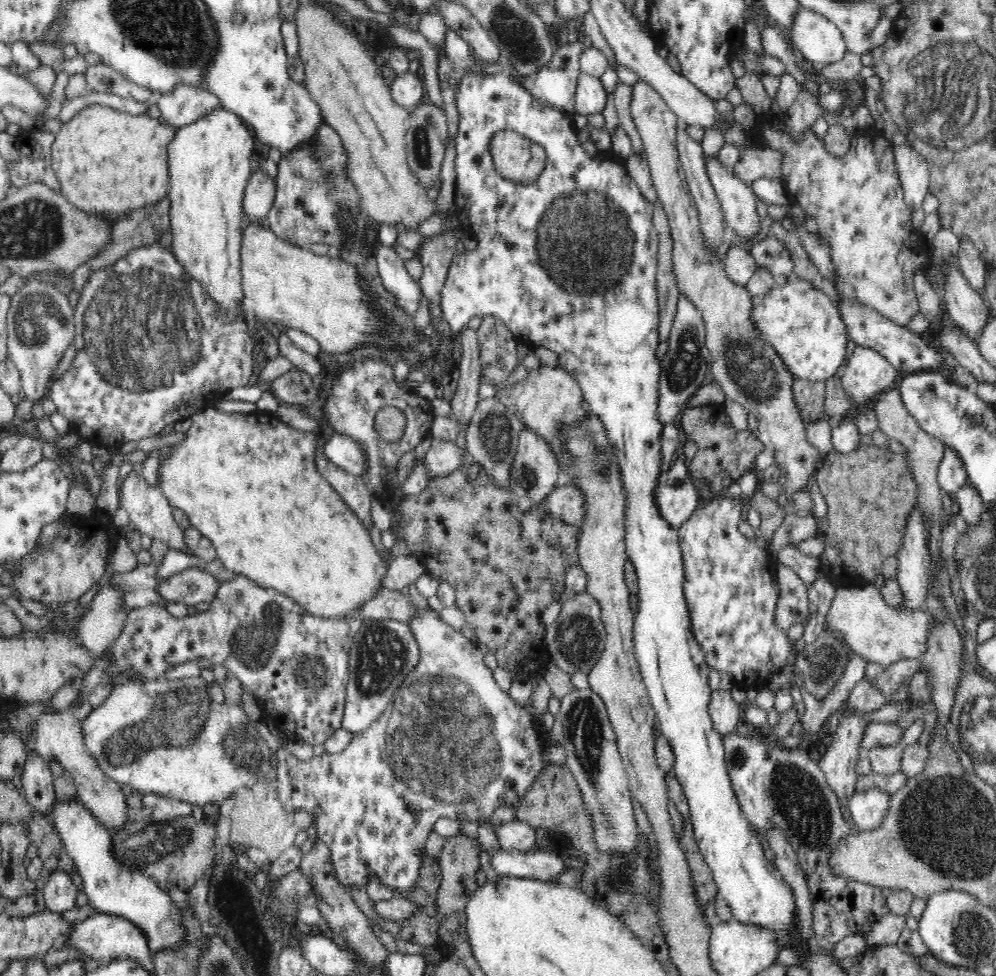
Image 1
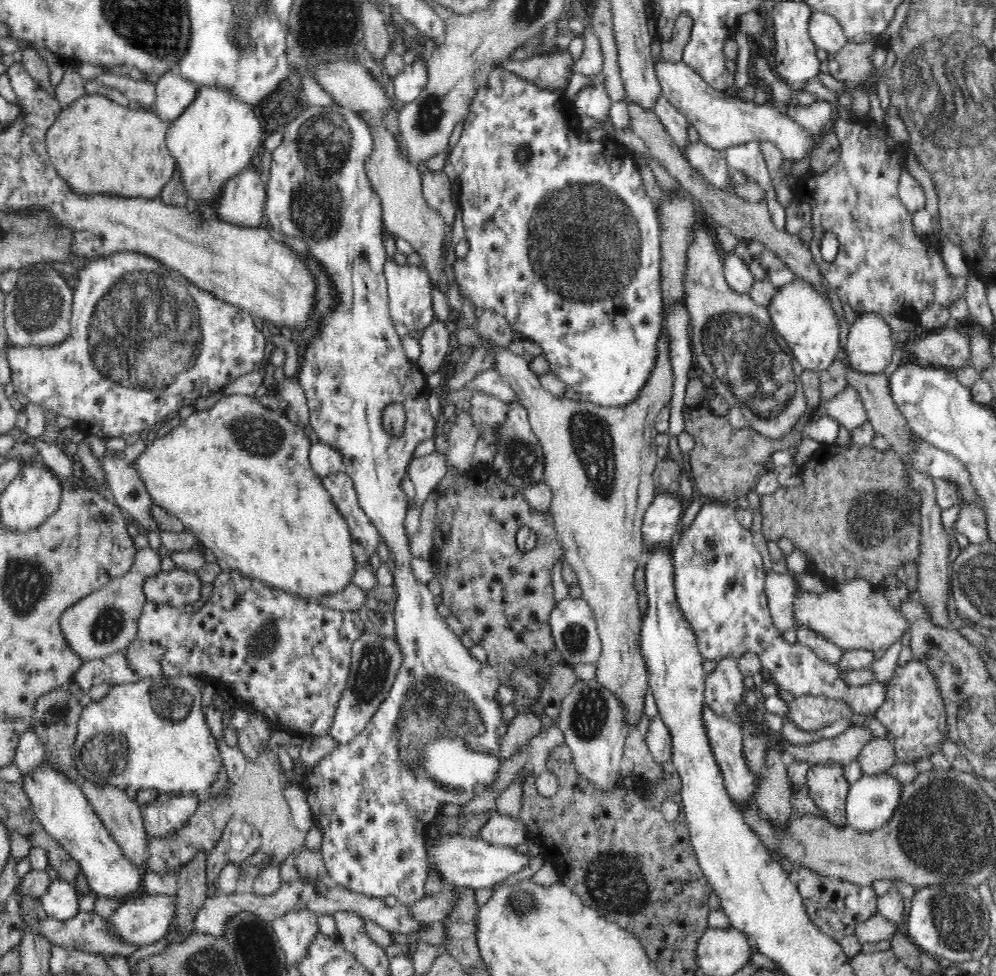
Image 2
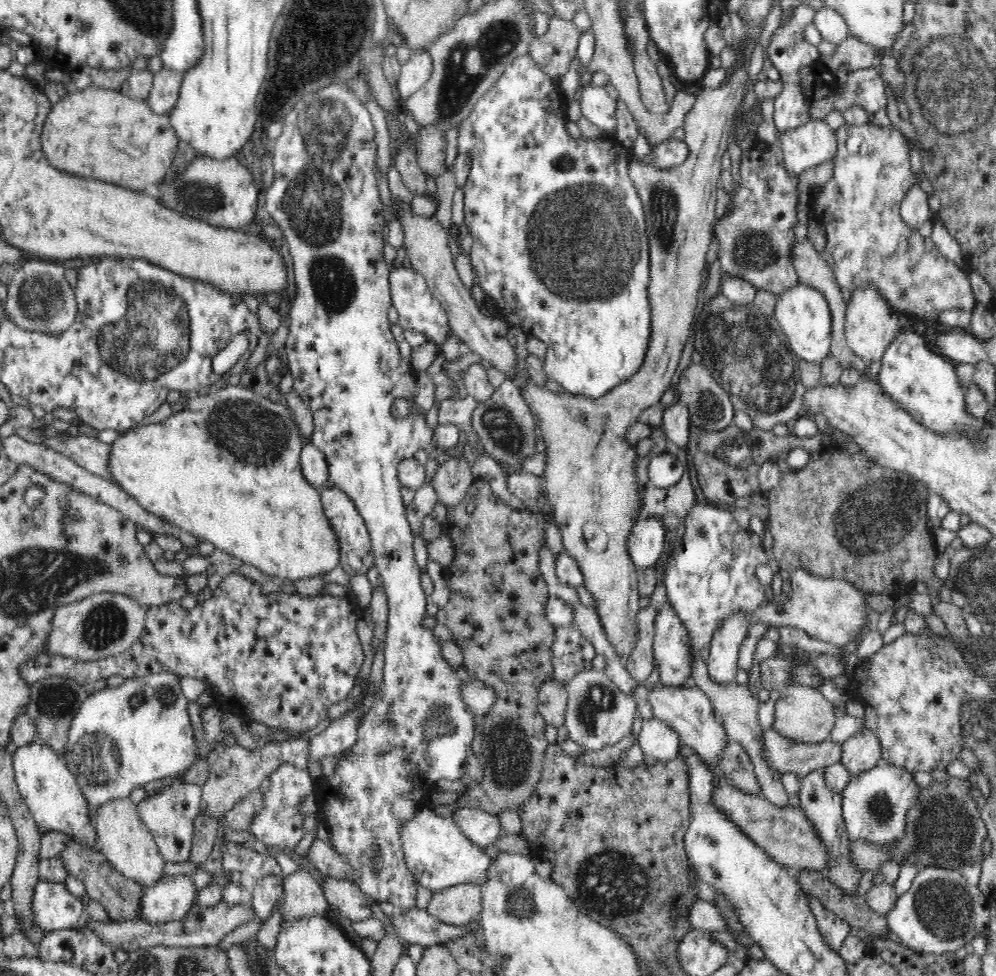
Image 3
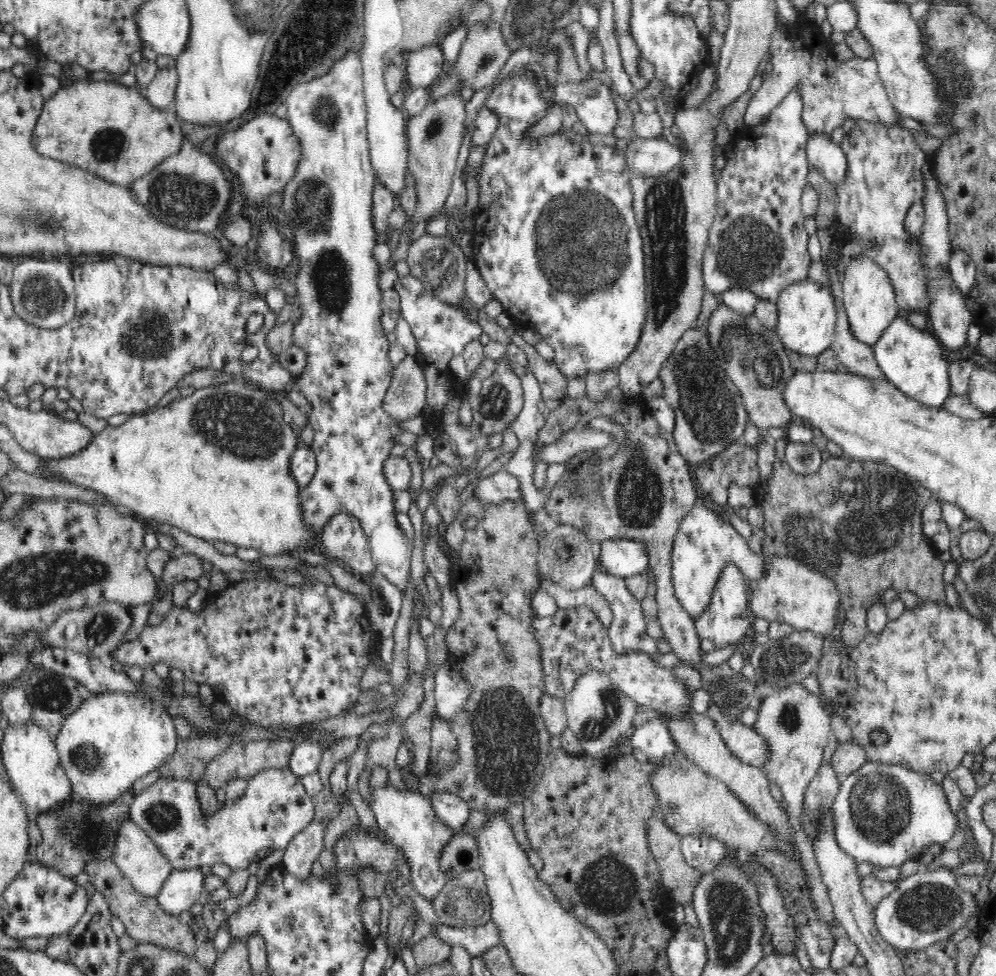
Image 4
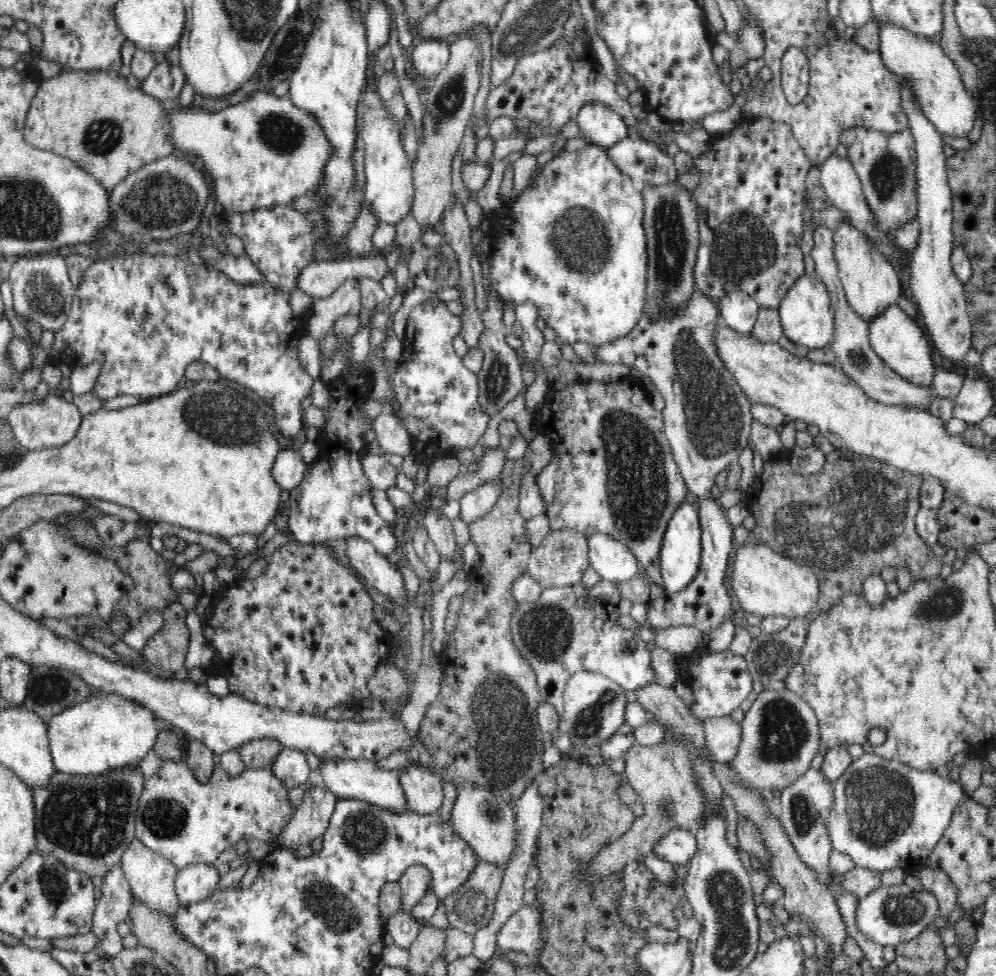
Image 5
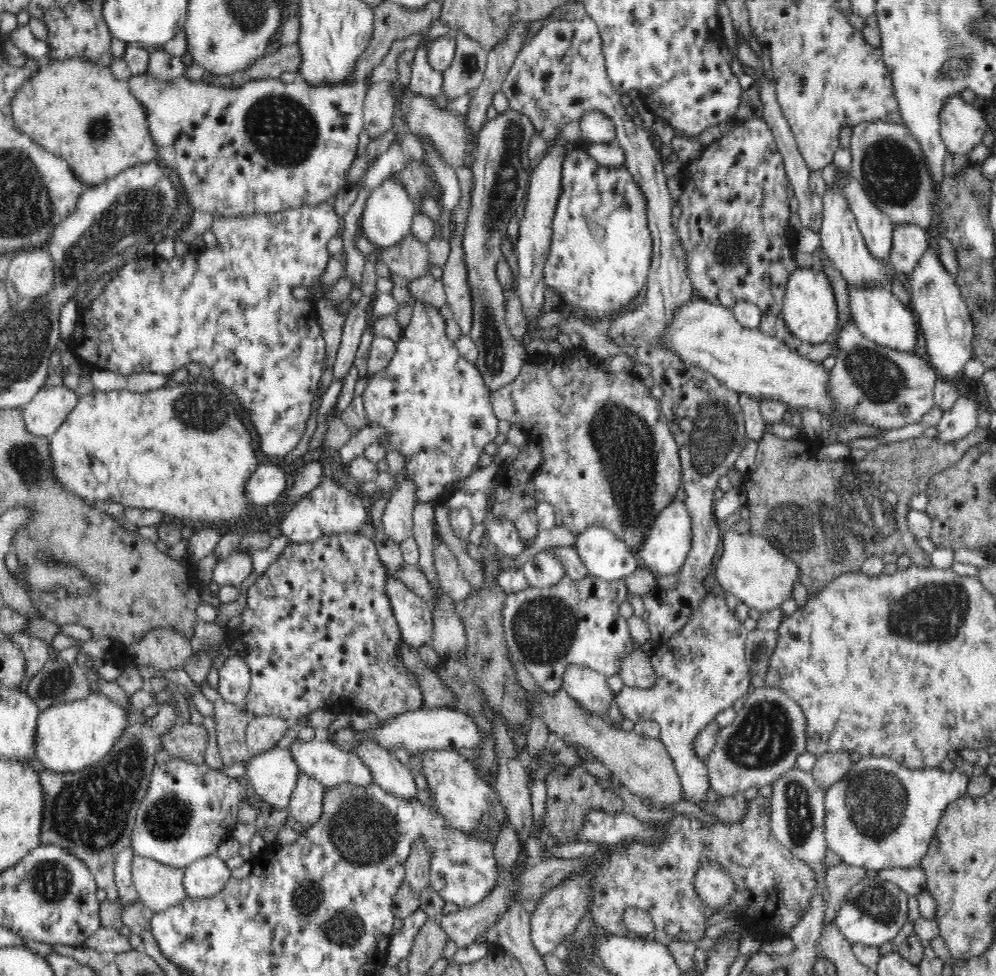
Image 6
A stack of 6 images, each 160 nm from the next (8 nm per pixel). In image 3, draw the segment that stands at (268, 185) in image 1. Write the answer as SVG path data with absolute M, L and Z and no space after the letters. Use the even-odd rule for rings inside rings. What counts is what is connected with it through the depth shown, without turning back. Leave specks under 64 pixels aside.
M197 156L186 166L182 176L170 178L162 205L213 227L242 229L255 218L258 206L258 186L253 175L235 158L216 160L212 156Z

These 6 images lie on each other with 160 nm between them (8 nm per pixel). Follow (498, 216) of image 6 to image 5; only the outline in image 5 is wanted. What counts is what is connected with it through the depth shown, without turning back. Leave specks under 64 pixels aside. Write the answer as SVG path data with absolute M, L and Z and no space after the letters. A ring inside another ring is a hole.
M487 300L487 302L490 304L481 318L486 324L486 330L482 330L480 340L478 340L478 346L484 351L484 356L482 368L476 375L479 382L480 408L483 408L483 412L487 412L492 417L504 410L504 406L522 392L524 378L521 369L521 352L506 344L506 336L504 336L506 327L502 324L502 308L500 308L500 304L496 304L492 300Z

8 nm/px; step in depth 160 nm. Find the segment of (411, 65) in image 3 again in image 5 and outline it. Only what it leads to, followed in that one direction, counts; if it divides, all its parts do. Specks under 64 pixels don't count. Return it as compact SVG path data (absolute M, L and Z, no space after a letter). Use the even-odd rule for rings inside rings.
M426 39L416 41L409 50L410 64L420 76L434 80L449 59L449 40Z

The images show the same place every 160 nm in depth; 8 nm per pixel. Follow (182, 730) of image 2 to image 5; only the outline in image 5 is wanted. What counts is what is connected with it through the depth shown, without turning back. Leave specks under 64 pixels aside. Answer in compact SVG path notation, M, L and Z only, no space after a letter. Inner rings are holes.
M96 693L93 696L87 697L86 700L78 702L78 704L72 705L70 708L64 709L64 712L58 712L54 716L50 717L47 724L48 744L50 747L50 754L52 755L52 762L56 771L64 774L70 774L72 776L98 776L98 774L108 772L112 768L122 768L125 765L140 764L150 750L154 750L154 744L156 739L160 735L160 731L156 728L155 714L146 706L137 703L132 699L120 696L114 693Z

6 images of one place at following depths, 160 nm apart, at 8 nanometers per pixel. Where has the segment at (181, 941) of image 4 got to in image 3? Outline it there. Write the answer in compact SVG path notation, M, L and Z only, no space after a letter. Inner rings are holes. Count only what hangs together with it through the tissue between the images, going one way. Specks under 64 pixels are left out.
M68 841L61 850L61 859L68 874L76 876L85 886L86 899L96 900L105 907L110 919L138 919L143 886L117 871L100 850L90 850L79 842Z

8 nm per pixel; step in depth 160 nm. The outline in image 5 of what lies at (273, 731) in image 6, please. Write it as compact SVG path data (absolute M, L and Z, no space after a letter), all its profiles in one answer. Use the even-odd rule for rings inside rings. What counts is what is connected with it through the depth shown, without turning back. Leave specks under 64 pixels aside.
M254 739L246 741L238 749L247 769L269 769L282 748L276 739Z

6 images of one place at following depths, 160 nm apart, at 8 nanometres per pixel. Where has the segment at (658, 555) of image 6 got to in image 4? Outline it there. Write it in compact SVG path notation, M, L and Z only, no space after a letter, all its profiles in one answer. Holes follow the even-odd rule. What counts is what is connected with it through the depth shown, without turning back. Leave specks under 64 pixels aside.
M709 503L695 505L680 522L670 554L670 559L672 559L671 580L676 599L693 621L702 612L708 610L718 578L726 564L731 562L737 566L746 581L760 580L760 564L764 564L762 555L750 550L748 538L738 534L734 526L728 520L723 520L717 513L714 506Z

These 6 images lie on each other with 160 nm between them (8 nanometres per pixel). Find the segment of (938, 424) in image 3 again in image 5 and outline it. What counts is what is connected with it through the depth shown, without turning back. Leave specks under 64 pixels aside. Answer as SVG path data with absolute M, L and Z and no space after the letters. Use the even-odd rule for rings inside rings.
M890 304L868 323L868 336L875 353L900 376L915 384L932 387L934 360L932 347L918 319L908 316L897 304Z

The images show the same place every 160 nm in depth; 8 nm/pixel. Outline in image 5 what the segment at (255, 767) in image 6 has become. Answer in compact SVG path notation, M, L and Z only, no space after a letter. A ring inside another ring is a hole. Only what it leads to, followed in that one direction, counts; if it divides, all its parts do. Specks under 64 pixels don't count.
M283 746L272 764L269 765L272 775L284 783L284 787L296 788L311 780L311 771L306 762L304 751Z

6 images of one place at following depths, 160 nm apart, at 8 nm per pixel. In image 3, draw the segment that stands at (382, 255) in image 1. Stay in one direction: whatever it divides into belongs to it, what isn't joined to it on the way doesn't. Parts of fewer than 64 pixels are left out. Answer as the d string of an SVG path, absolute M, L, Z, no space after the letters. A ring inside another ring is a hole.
M403 265L396 268L391 266L389 270L389 287L391 290L391 304L396 308L399 316L399 324L403 329L410 328L422 334L436 344L442 344L444 334L448 330L448 320L446 312L442 308L440 301L429 291L428 285L420 272L411 268L405 268Z

